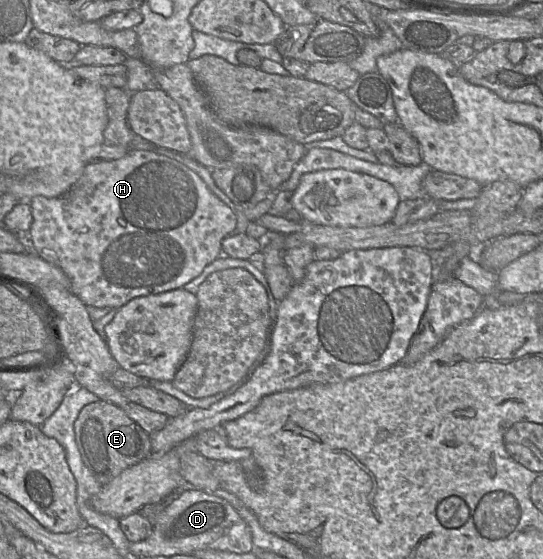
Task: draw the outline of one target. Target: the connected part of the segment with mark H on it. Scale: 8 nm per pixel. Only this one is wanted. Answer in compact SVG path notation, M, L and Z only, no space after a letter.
M130 148L128 153L118 159L118 160L96 160L96 161L91 161L90 163L87 164L85 167L82 175L80 178L77 180L77 182L63 195L59 197L54 197L54 198L49 198L45 196L35 196L29 201L29 205L32 210L32 215L33 215L33 221L31 224L31 227L27 233L27 239L29 240L29 246L30 250L40 256L42 259L60 267L64 273L68 276L71 282L71 287L70 291L75 294L86 306L92 306L92 307L97 307L97 308L111 308L111 309L119 309L126 303L128 303L130 300L134 298L138 298L141 296L149 296L149 295L154 295L154 294L160 294L166 291L174 290L174 289L183 289L183 287L199 276L204 268L209 265L211 262L213 262L215 259L217 259L220 254L221 254L221 242L223 241L224 238L229 236L230 234L233 233L233 231L236 228L237 224L237 219L236 219L236 214L233 210L231 210L224 202L222 202L206 185L206 183L202 180L202 178L194 172L192 169L184 165L183 163L170 158L166 155L162 155L159 153L156 153L151 150L142 150L142 149L133 149Z

